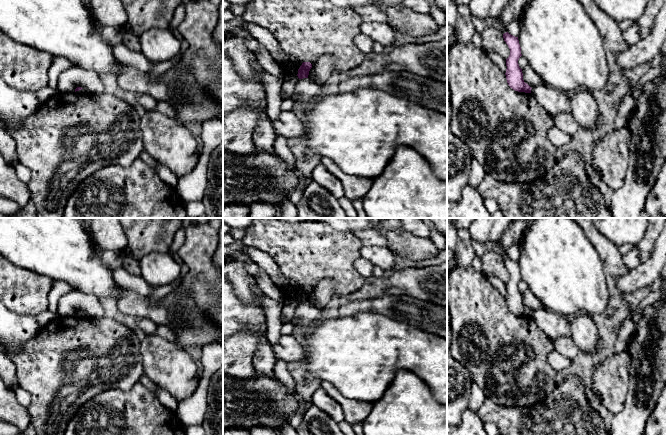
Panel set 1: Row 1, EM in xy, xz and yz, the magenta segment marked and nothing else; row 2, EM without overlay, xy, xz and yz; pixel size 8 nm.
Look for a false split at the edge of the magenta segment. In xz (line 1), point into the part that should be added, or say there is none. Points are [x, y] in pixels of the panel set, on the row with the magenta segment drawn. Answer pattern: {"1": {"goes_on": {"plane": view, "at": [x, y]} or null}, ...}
{"1": {"goes_on": null}}

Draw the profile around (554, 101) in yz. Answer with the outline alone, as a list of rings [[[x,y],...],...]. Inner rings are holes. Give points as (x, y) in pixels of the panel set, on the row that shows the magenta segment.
[[[537,85],[531,89],[531,94],[552,117],[562,112],[571,113],[570,95],[564,91]]]

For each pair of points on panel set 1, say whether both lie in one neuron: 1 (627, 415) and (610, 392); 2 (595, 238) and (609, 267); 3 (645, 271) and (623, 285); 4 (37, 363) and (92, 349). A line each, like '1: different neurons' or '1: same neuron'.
1: different neurons
2: same neuron
3: same neuron
4: same neuron

